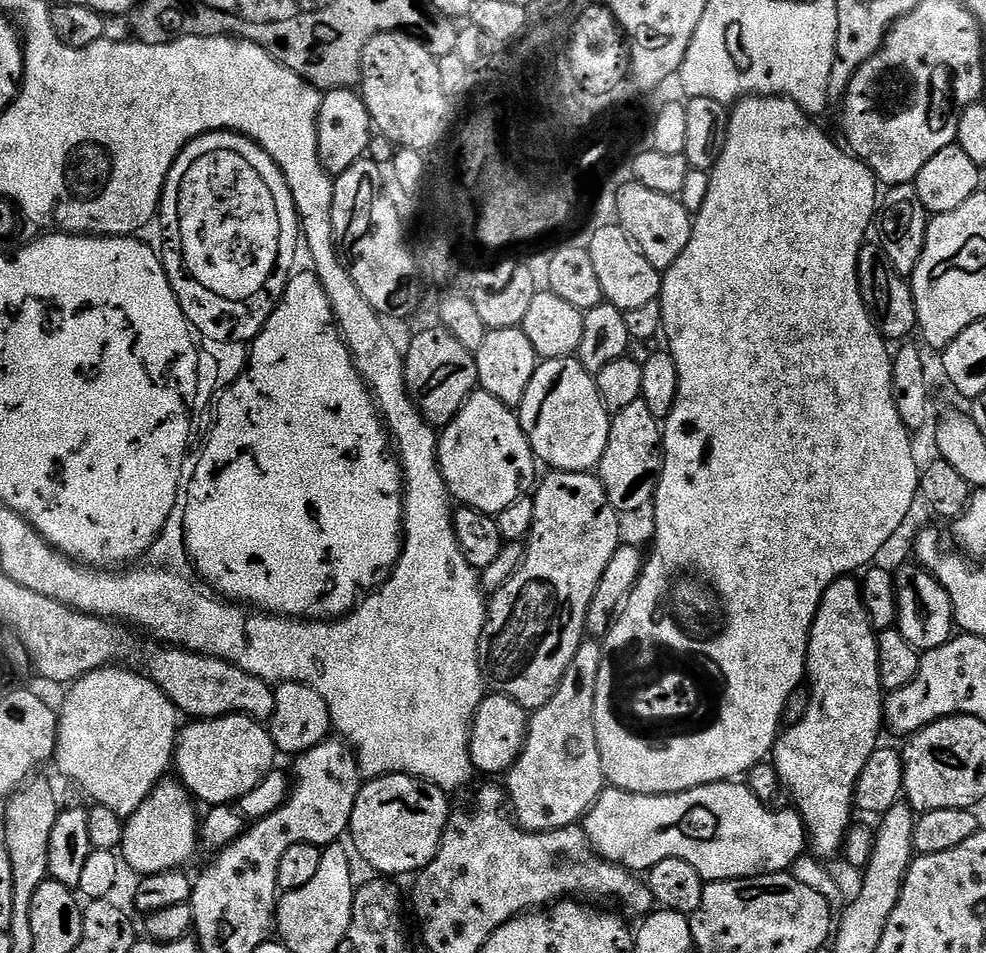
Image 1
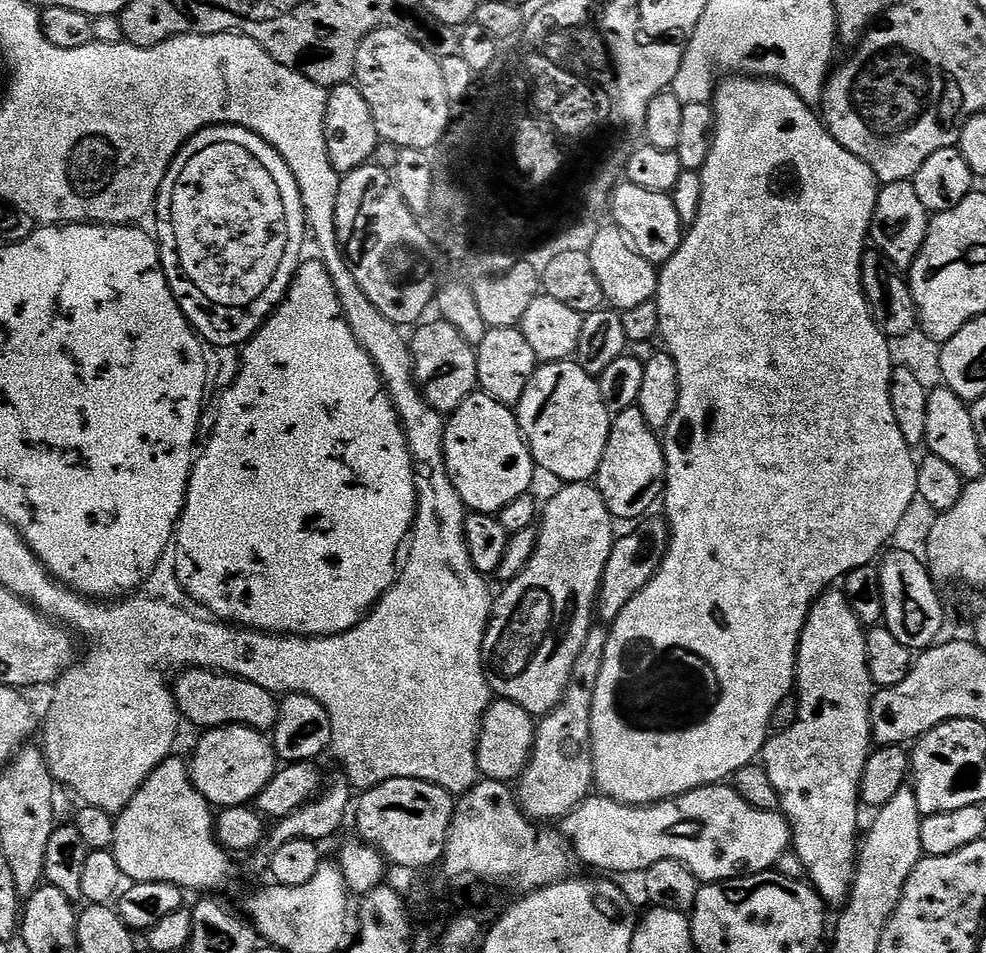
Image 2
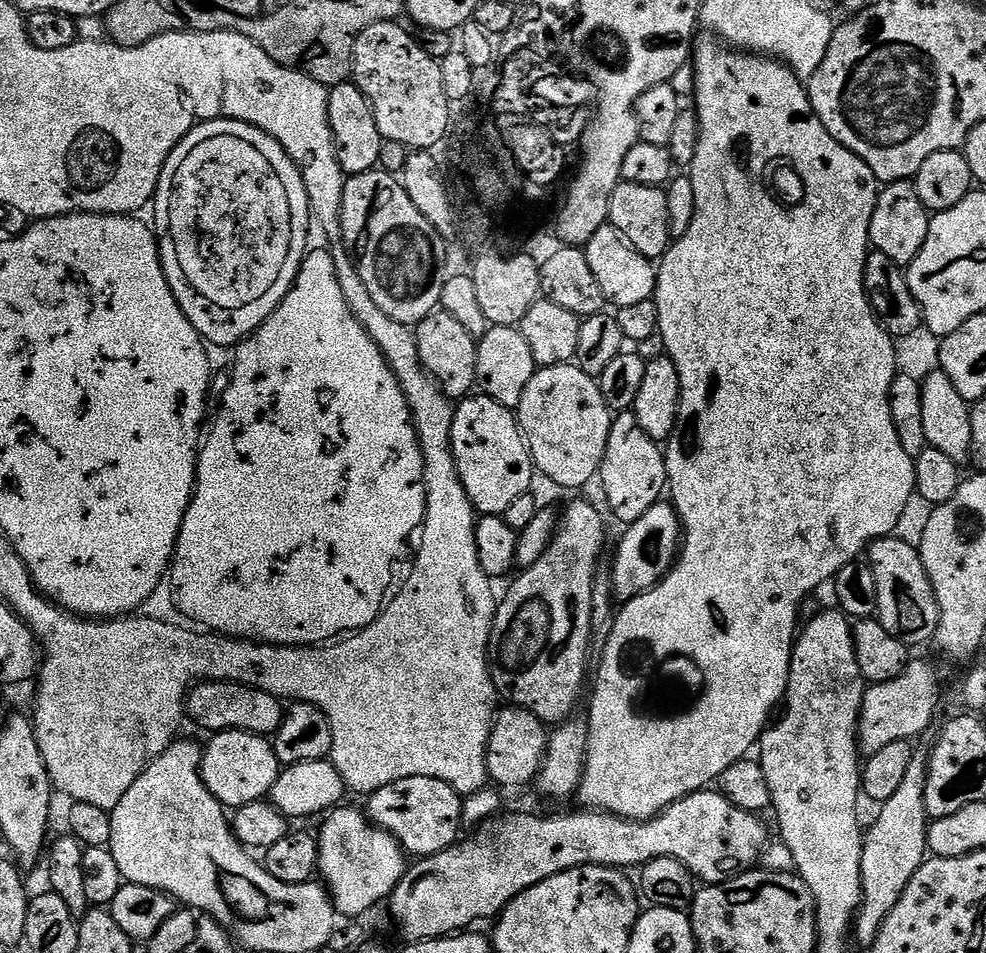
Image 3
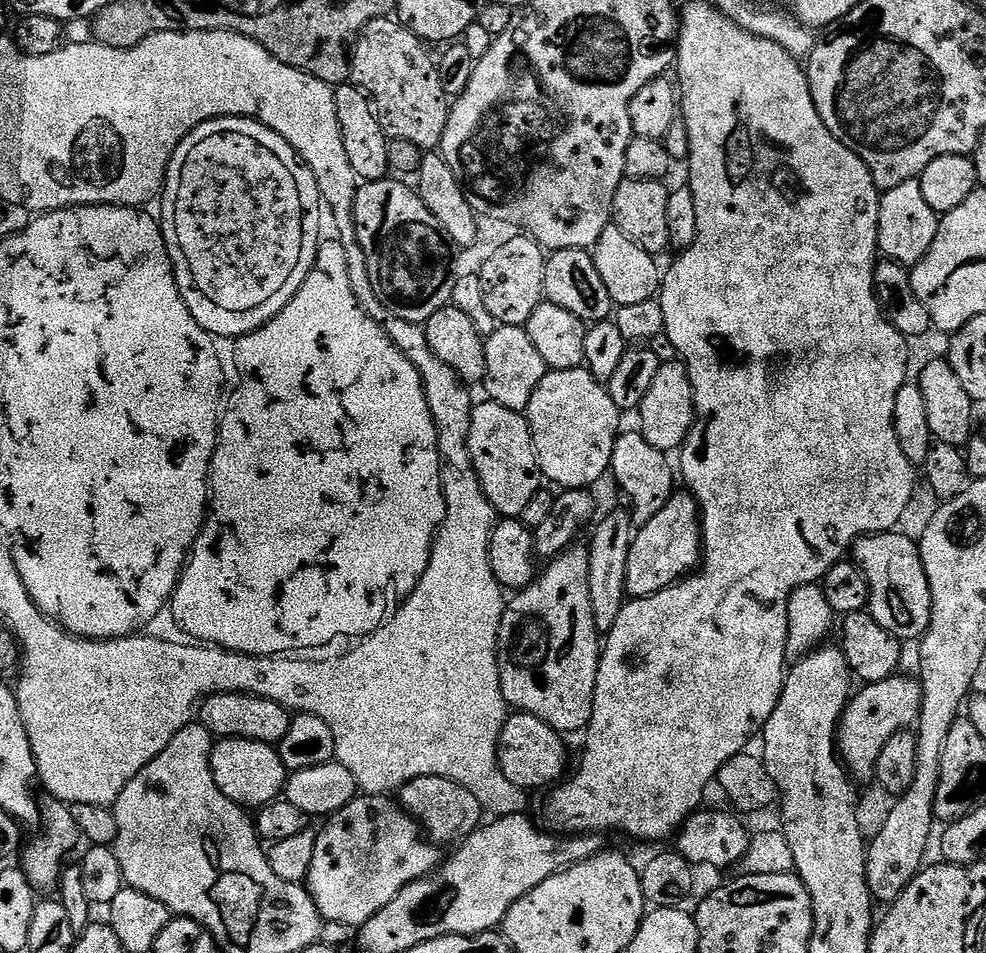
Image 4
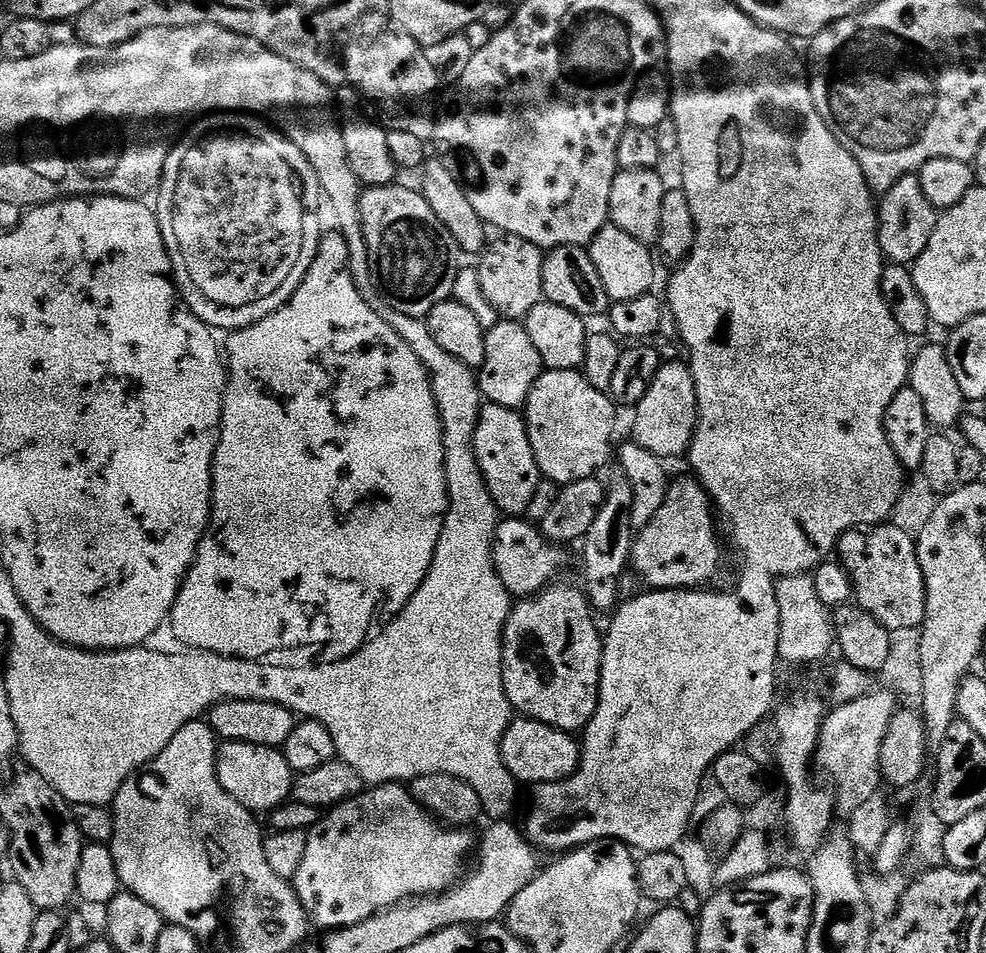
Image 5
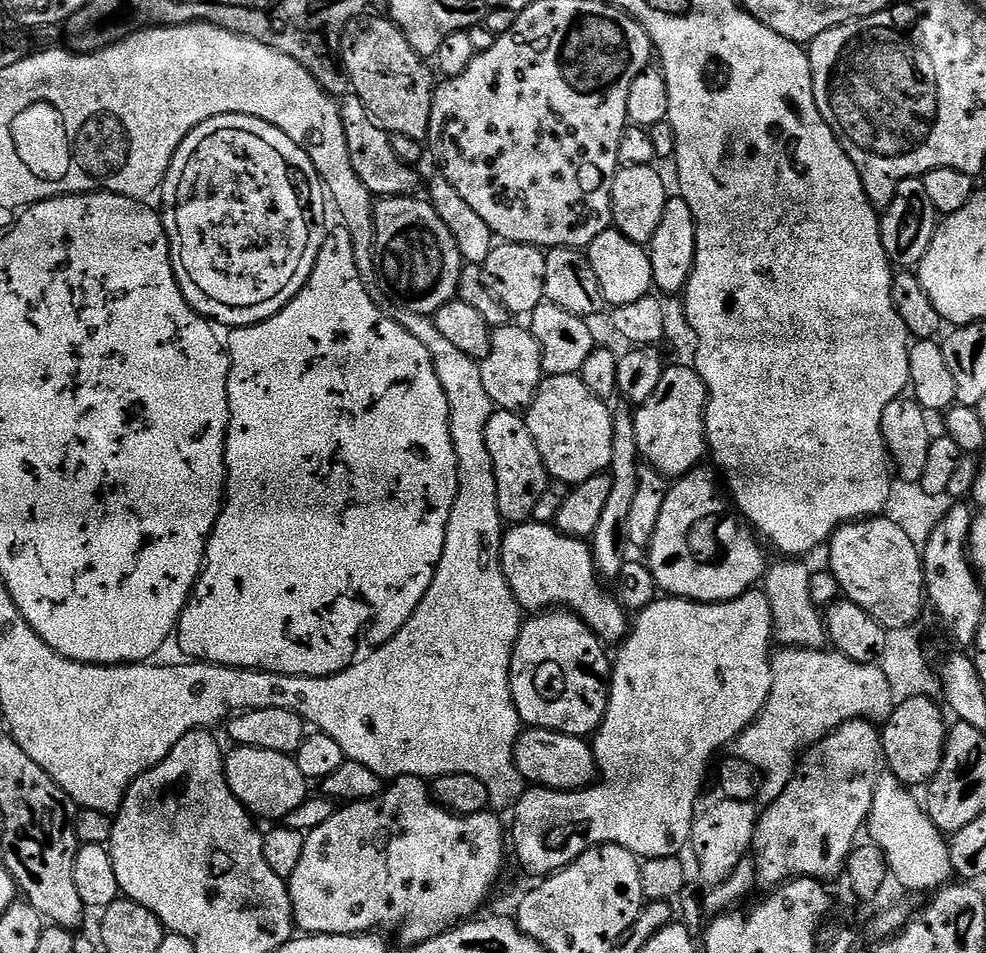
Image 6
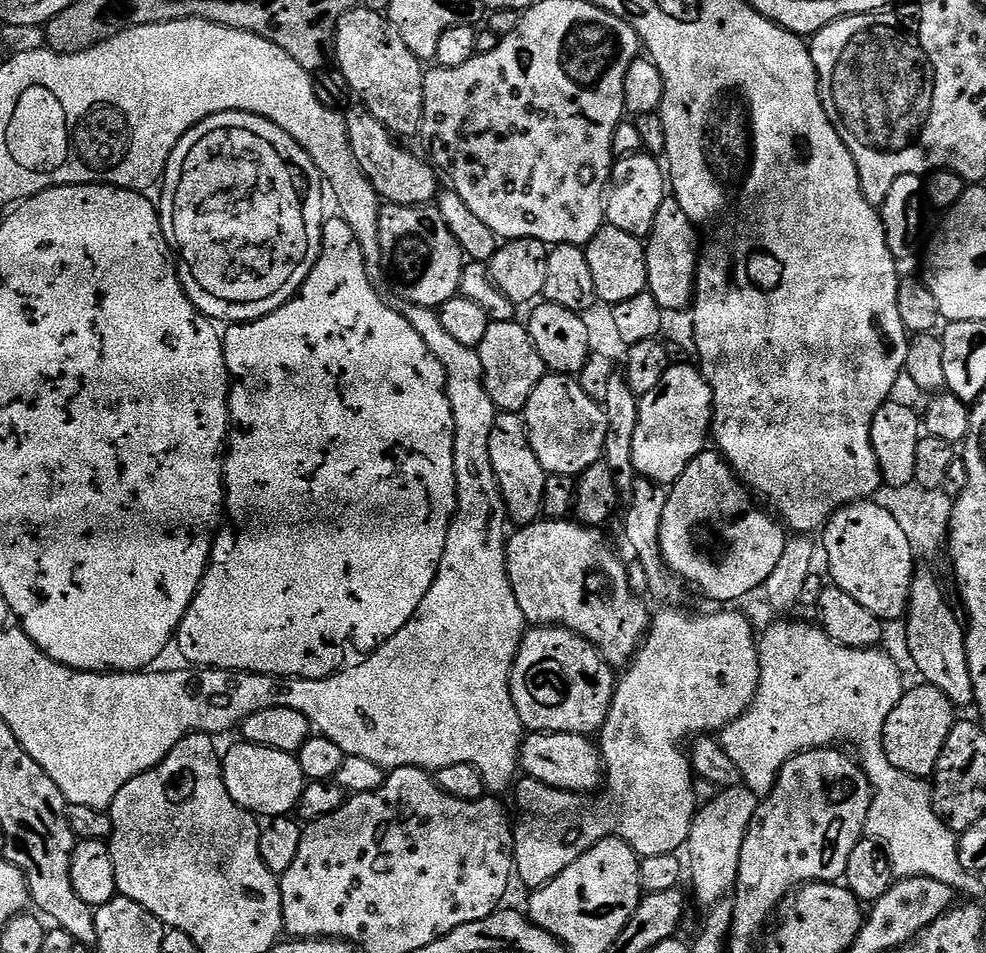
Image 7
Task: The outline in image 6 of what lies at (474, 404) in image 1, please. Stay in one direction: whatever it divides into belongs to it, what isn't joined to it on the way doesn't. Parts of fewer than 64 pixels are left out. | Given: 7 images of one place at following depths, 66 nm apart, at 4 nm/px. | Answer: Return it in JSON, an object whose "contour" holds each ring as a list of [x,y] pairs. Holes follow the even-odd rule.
{"contour":[[[493,411],[486,426],[486,450],[490,450],[494,466],[501,520],[512,526],[529,523],[548,492],[550,477],[528,429],[527,419],[519,412]]]}

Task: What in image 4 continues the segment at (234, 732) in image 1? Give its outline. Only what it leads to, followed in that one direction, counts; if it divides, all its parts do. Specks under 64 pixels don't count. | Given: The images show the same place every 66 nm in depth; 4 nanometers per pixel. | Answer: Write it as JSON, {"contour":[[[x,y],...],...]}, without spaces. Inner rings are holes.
{"contour":[[[220,738],[213,743],[212,773],[218,790],[226,794],[226,798],[252,810],[277,799],[284,791],[286,779],[284,763],[279,751],[273,745],[263,744],[257,740],[235,738]]]}

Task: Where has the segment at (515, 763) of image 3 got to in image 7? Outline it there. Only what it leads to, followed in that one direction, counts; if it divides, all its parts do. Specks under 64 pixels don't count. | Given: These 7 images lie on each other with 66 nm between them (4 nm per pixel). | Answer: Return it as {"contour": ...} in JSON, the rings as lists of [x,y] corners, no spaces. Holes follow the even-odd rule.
{"contour":[[[569,732],[529,735],[520,746],[520,768],[525,777],[545,789],[577,794],[595,793],[606,772],[599,747],[589,737]]]}

